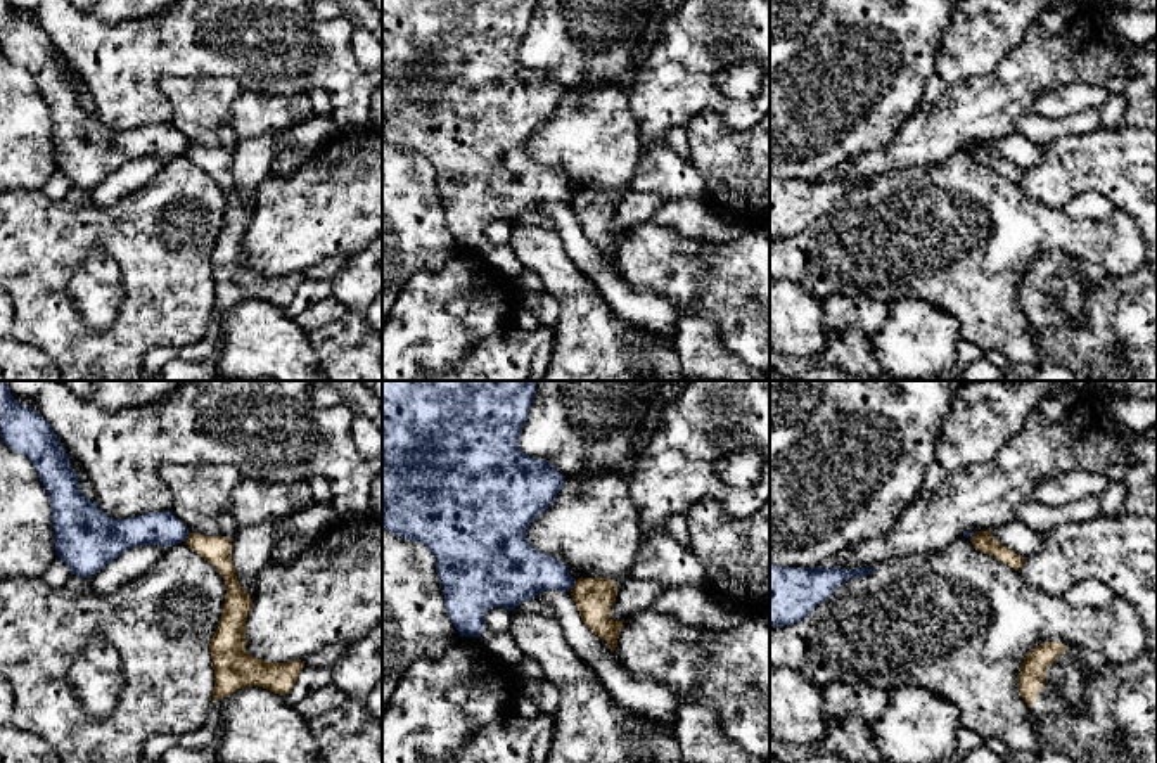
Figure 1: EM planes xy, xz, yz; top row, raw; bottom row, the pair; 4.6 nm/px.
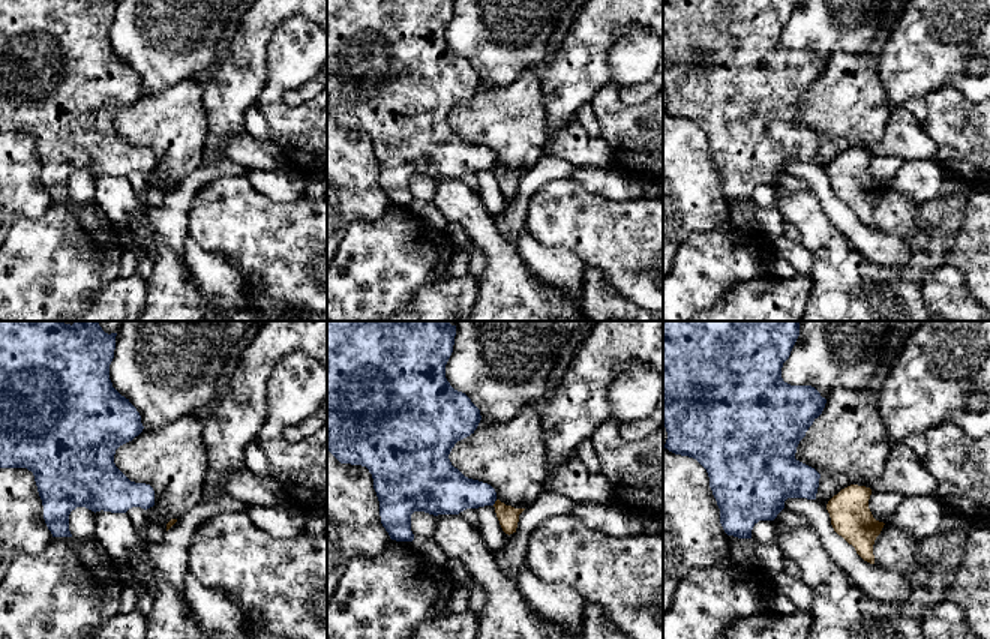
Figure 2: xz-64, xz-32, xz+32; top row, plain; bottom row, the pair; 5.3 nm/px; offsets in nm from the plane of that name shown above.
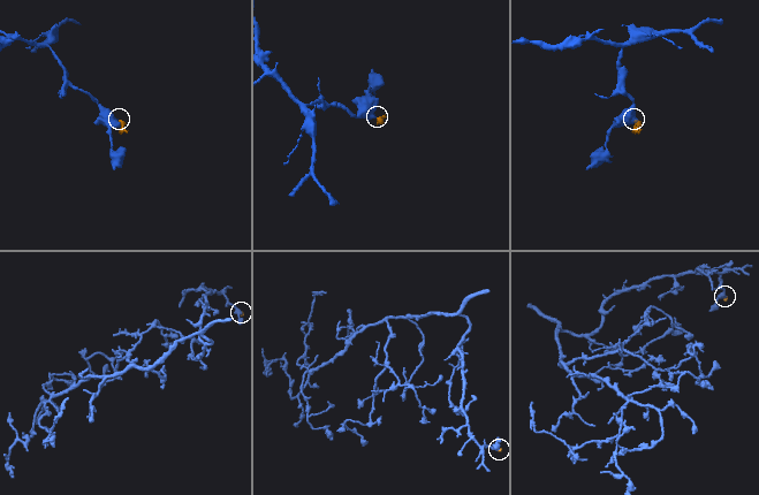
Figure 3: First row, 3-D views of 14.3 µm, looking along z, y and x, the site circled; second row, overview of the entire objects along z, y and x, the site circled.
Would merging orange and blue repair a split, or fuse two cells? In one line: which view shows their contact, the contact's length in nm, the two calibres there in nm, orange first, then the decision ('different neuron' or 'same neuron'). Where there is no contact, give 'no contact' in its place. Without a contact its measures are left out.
xz | 60 nm | 180/240 nm | different neuron

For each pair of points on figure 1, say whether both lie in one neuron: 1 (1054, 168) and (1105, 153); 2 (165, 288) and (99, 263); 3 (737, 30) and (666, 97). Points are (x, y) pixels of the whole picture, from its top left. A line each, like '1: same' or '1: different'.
1: same
2: different
3: same

